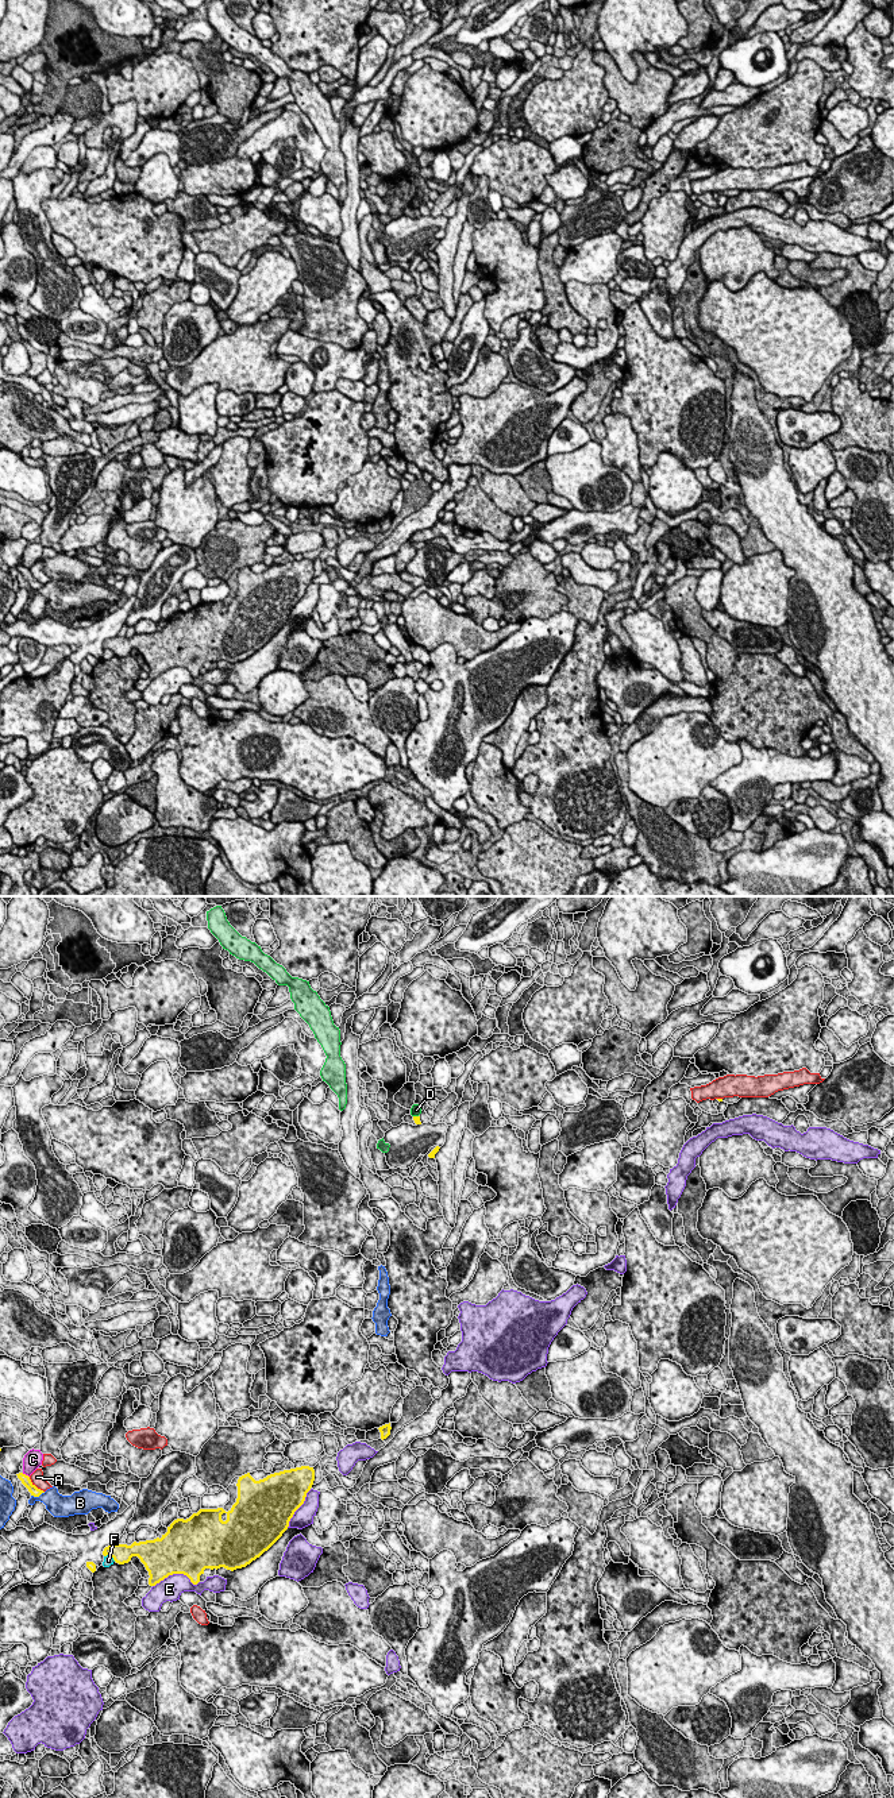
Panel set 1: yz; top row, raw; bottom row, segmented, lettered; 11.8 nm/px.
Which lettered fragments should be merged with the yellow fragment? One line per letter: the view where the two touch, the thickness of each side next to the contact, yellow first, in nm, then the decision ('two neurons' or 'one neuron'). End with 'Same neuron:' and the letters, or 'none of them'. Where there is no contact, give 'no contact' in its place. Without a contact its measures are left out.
A: yz | 120/160 nm | two neurons
B: yz | 120/260 nm | two neurons
C: yz | 120/220 nm | two neurons
D: yz | 70/130 nm | two neurons
E: yz | 500/280 nm | two neurons
F: yz | 240/120 nm | two neurons
Same neuron: none of them

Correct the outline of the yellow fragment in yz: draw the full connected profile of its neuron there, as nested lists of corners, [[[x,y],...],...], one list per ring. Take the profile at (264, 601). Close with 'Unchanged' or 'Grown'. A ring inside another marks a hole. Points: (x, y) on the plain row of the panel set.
[[[309,559],[274,566],[259,574],[247,566],[238,572],[238,591],[228,605],[223,601],[200,602],[186,613],[174,613],[161,632],[134,634],[131,638],[108,638],[103,648],[111,649],[119,657],[138,649],[149,664],[150,679],[173,667],[184,667],[197,678],[205,661],[224,660],[234,664],[246,660],[267,644],[288,622],[290,611],[304,597],[313,574],[315,563]]]. Unchanged

